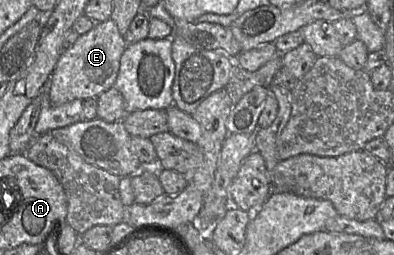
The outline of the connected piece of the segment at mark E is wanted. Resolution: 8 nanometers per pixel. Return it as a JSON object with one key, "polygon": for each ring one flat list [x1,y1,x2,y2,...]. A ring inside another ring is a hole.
{"polygon":[[111,18,96,22,90,31,80,35,60,56,48,82,48,99,51,105,60,106,75,99,96,98,114,87,120,69,120,59,127,45,125,36,119,32]]}

